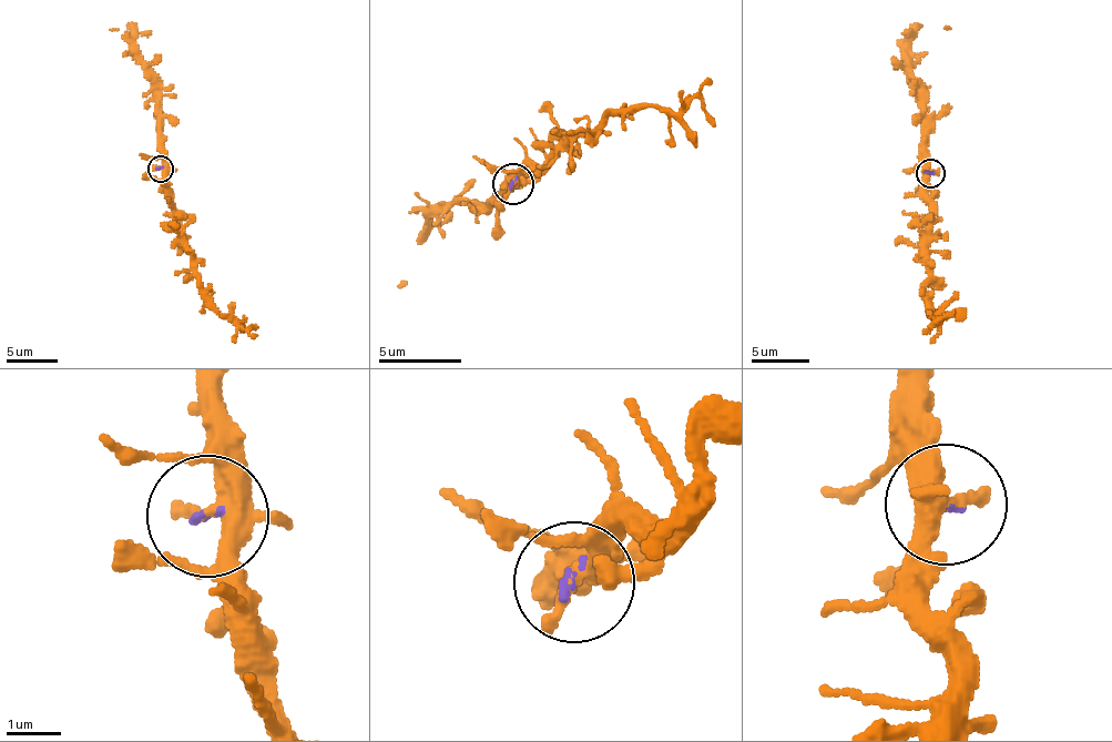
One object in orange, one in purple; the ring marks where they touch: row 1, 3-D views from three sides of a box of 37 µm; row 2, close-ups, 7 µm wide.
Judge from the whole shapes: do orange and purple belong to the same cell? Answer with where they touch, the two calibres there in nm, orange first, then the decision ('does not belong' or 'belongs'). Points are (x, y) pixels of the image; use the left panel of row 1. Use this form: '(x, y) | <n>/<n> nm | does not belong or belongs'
(160, 169) | 360/100 nm | belongs

